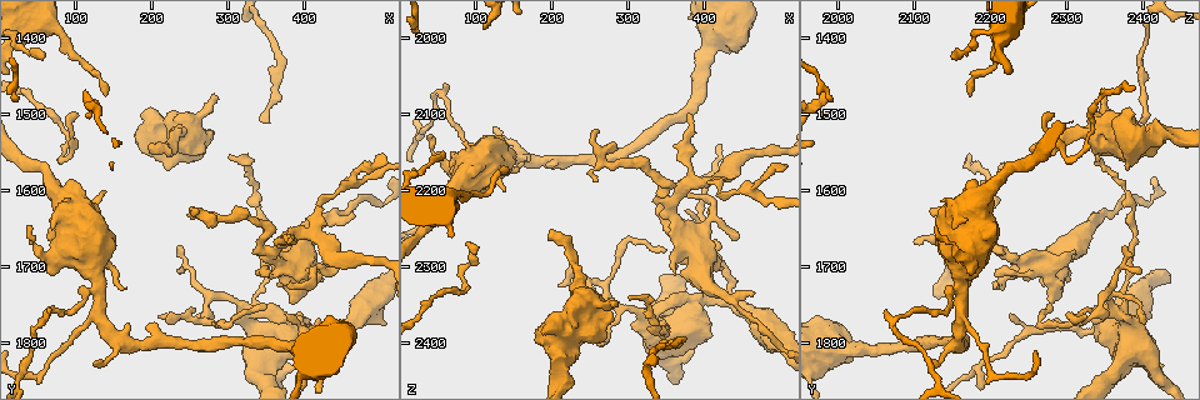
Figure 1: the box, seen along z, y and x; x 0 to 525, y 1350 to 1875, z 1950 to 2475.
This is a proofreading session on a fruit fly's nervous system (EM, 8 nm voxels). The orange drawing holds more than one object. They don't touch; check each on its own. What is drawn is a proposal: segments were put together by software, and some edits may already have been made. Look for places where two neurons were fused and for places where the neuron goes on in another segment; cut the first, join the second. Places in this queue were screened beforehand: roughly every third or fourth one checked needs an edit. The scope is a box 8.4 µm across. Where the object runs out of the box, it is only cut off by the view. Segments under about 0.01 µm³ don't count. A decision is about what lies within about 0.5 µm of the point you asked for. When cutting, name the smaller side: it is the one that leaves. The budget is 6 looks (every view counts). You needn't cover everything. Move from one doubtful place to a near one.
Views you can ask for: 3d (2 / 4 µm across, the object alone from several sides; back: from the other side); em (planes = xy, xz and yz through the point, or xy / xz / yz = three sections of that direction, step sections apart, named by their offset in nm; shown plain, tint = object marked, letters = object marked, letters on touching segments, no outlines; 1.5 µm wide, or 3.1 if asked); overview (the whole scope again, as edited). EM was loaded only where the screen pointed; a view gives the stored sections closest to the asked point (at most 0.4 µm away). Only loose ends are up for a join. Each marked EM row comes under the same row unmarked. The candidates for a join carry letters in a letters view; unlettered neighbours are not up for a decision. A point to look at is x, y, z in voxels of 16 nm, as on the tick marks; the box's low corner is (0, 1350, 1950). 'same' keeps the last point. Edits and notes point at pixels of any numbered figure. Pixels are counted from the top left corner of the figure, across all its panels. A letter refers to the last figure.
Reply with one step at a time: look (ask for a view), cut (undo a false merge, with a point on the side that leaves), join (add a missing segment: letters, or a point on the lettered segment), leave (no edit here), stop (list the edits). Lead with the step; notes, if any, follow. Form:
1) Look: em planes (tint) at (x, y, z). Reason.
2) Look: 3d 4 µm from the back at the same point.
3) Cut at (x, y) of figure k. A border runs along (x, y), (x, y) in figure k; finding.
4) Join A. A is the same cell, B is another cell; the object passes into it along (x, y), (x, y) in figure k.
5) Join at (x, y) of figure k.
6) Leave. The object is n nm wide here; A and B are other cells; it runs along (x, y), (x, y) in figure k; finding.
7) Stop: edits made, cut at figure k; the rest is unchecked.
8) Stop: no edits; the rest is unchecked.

Look: 3d 2 µm at (275, 1470, 2350). Free end.

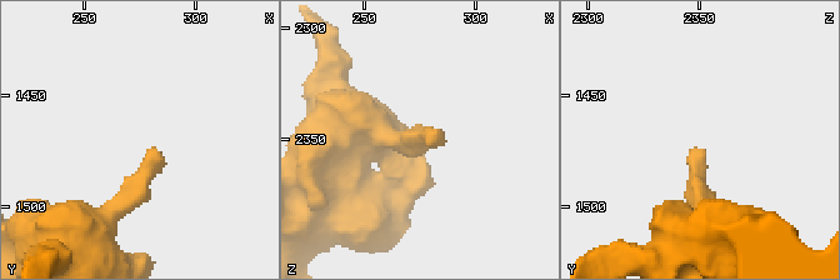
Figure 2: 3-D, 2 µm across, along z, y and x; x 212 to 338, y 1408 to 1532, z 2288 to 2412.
Look: em xy step 8 (tint) at (276, 1474, 2350). Shape alone is not enough.

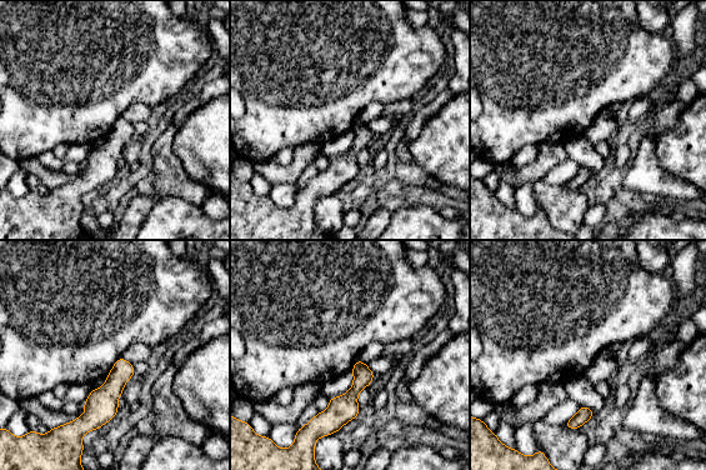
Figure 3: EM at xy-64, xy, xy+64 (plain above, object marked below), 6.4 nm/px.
Look: em planes (letters) at the same point.

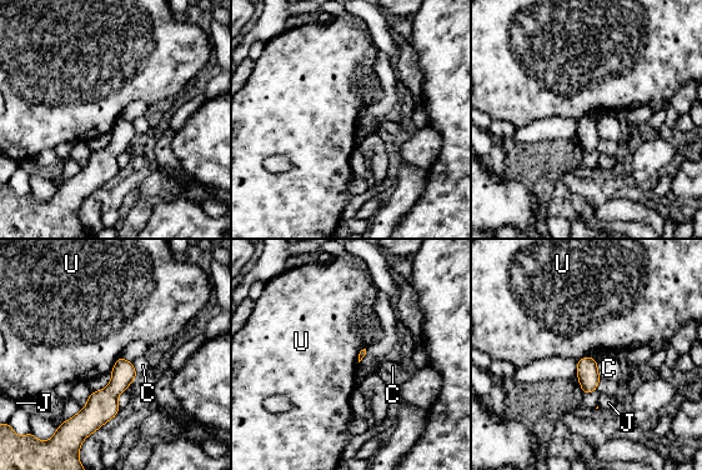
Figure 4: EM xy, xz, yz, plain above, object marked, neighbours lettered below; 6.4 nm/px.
Leave. The longest contact is with C, 130 nm; C, J and U are other cells; a border runs along (120, 356), (110, 370) in figure 4; no lettered segment goes on from it.

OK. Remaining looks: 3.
Look: em planes (letters) at (200, 1545, 2255). An open end.

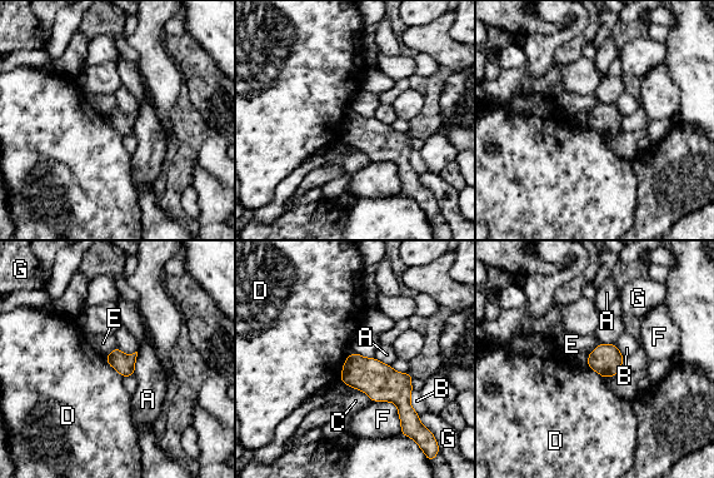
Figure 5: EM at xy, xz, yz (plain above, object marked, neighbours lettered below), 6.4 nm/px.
Leave. The object is 130 nm wide here; A, B, C, D, E, F and G are other cells; a border runs along (104, 357), (124, 377) in figure 5; no lettered segment goes on from it.

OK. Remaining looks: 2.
Look: 3d 2 µm from the back at (165, 1730, 2165). Thin end.

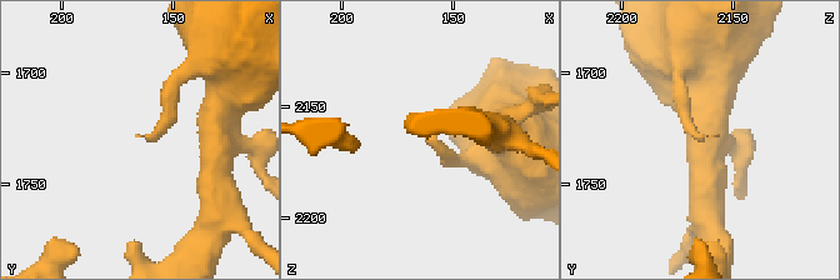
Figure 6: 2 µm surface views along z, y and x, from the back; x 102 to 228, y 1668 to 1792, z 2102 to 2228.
Look: em planes (letters) at (160, 1729, 2164).

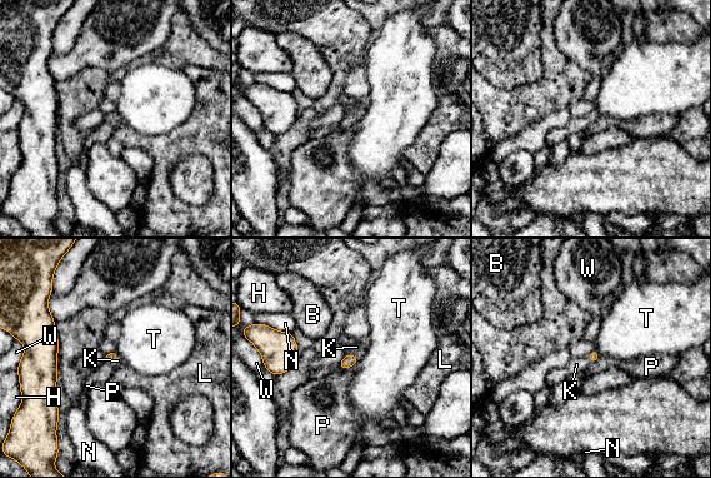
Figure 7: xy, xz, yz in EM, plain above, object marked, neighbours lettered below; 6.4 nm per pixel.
Join K. The longest contact is with W, 160 nm; K is the same cell, B, H, L, N, P, T and W are other cells; the object passes into it along (349, 361), (351, 354), (356, 347) in figure 7; it goes on there.

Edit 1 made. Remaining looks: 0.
Stop: edits made, join at figure 7; the rest is unchecked.

